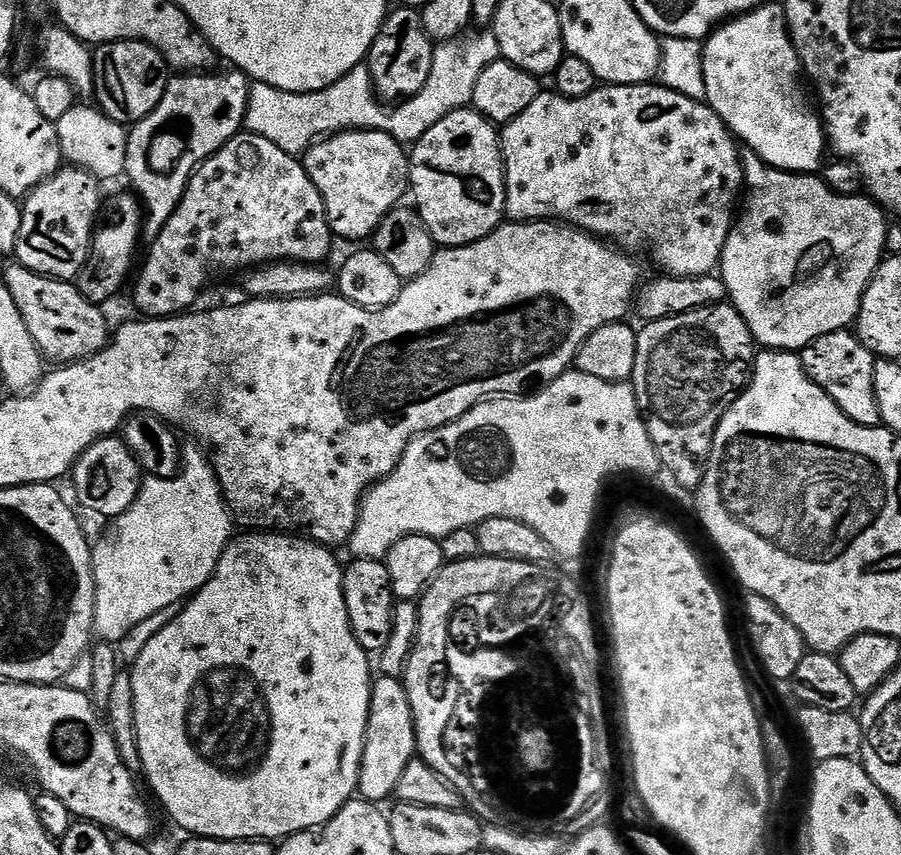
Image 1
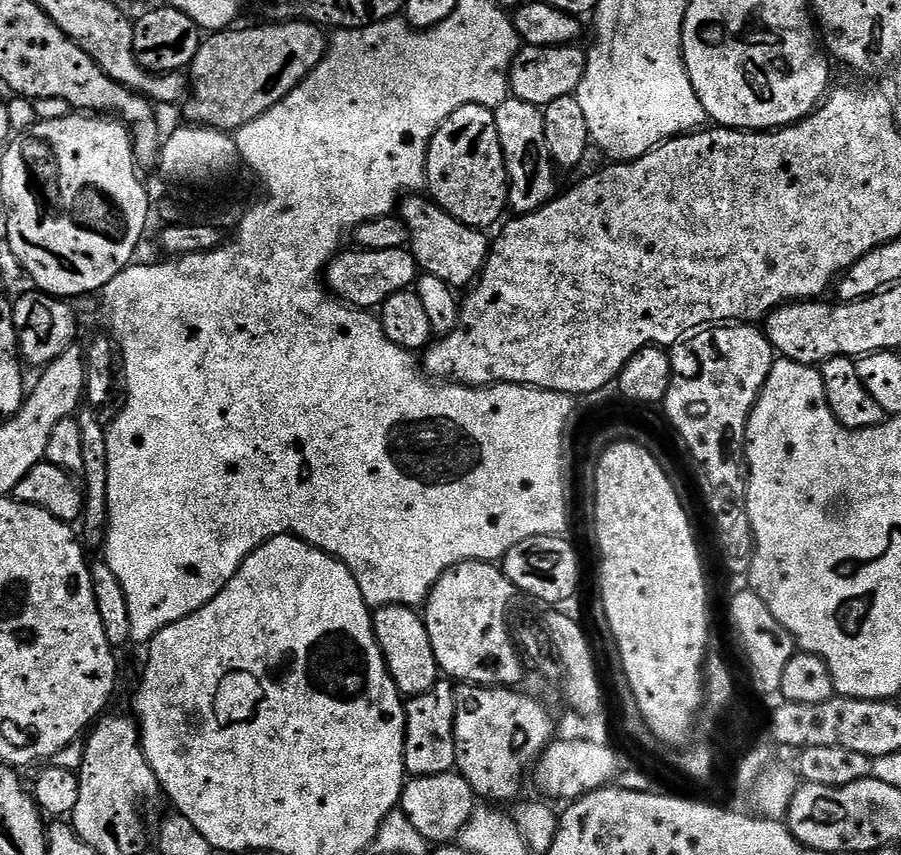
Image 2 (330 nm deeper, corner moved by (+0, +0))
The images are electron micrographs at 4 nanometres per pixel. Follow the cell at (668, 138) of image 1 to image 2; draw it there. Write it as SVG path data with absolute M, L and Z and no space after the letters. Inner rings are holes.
M509 98L495 108L496 125L508 167L508 208L516 214L535 212L557 195L558 169L548 155L544 143L544 113L515 98Z

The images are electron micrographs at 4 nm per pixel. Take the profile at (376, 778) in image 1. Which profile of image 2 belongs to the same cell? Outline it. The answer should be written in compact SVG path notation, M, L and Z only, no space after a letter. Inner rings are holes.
M448 678L437 680L426 694L407 697L404 705L404 771L409 777L433 776L456 768L454 718L456 688Z

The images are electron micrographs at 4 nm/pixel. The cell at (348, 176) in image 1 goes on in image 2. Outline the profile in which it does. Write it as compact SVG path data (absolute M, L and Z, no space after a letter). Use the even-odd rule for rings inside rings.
M424 194L405 195L399 205L398 215L408 228L410 251L416 257L417 265L427 275L434 278L442 278L442 282L446 282L454 290L461 290L460 288L464 287L464 289L467 289L477 283L480 273L484 270L484 265L488 263L488 250L490 247L489 237L484 237L487 235L483 231L458 222L458 218L450 215L445 208L438 207L435 200Z

